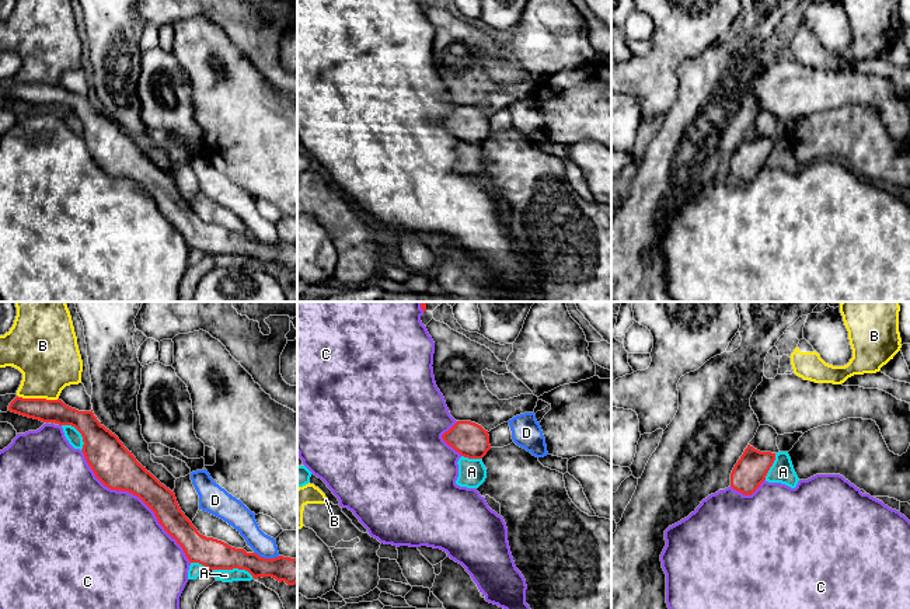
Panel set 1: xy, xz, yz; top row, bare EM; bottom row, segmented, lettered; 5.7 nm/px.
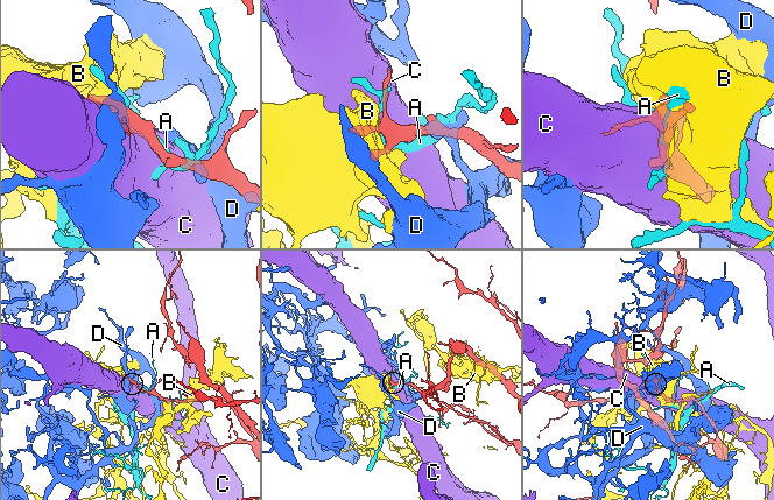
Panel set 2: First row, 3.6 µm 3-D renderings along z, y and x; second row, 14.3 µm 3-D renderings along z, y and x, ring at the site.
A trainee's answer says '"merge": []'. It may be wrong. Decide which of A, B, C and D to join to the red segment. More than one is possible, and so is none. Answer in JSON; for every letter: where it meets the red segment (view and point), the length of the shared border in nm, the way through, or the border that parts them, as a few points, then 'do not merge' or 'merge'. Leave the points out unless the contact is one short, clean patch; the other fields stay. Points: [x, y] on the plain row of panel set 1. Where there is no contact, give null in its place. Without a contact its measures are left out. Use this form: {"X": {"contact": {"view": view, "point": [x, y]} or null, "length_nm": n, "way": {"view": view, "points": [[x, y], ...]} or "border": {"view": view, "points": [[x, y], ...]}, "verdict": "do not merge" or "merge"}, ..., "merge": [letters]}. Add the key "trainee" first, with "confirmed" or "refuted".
{"trainee": "confirmed", "A": {"contact": {"view": "xy", "point": [234, 253]}, "length_nm": 240, "verdict": "do not merge"}, "B": {"contact": {"view": "xy", "point": [38, 84]}, "length_nm": 240, "verdict": "do not merge"}, "C": {"contact": {"view": "xy", "point": [136, 181]}, "length_nm": 900, "verdict": "do not merge"}, "D": {"contact": {"view": "xy", "point": [267, 244]}, "length_nm": 150, "verdict": "do not merge"}, "merge": []}

